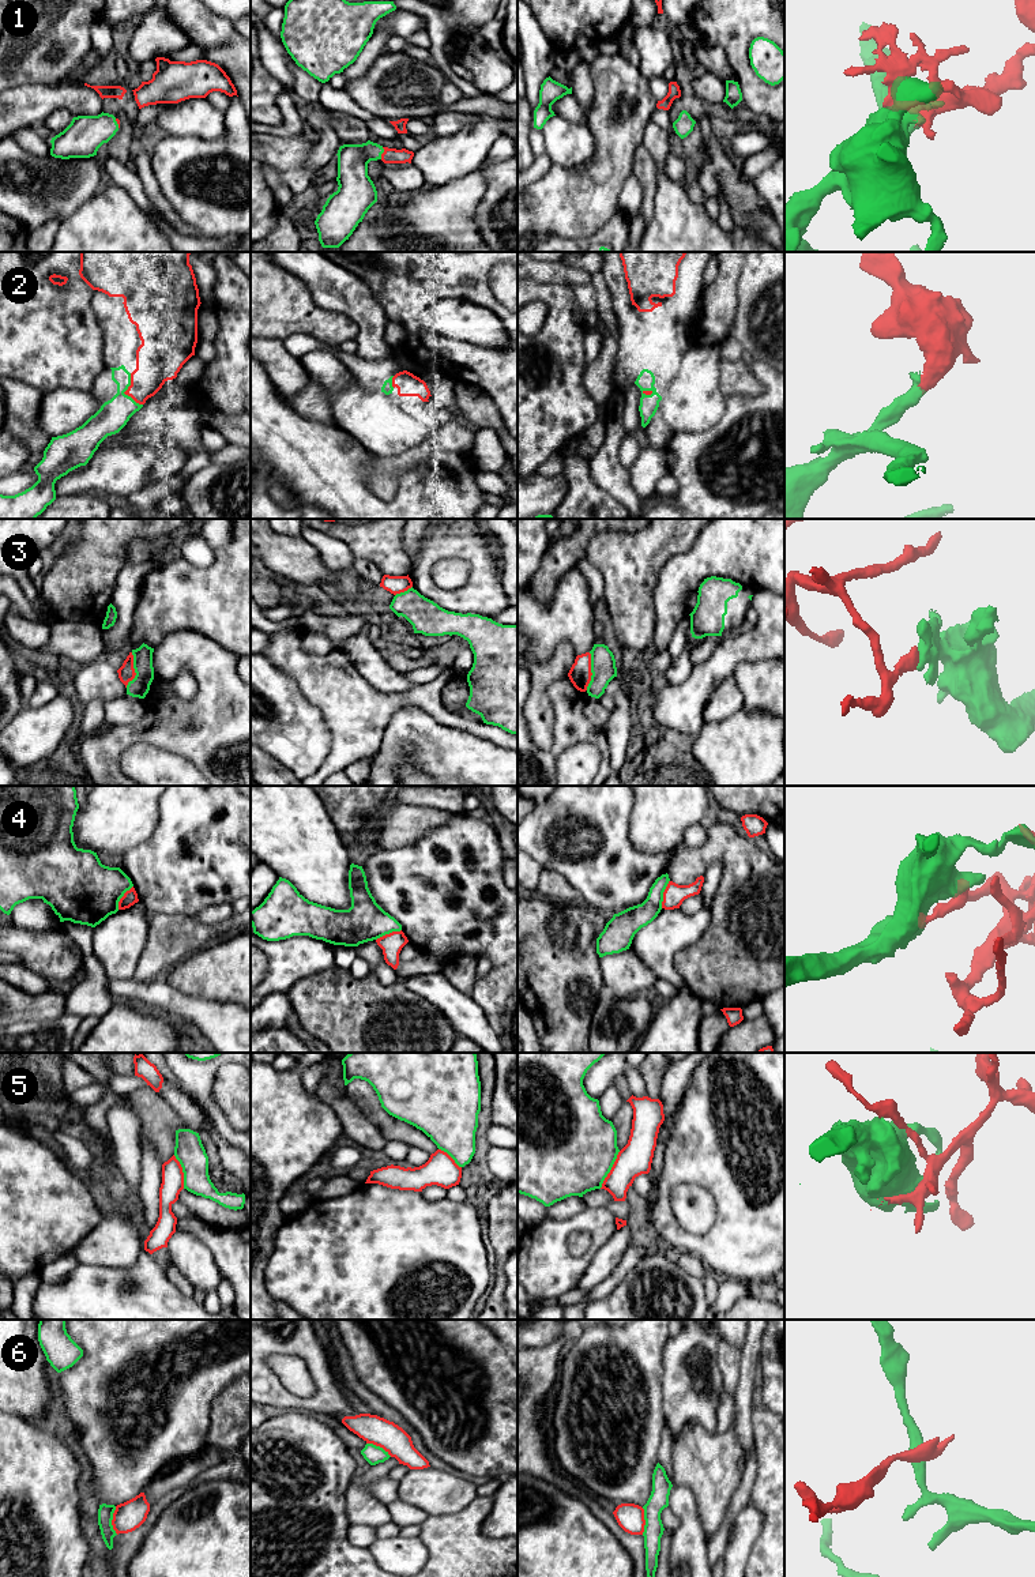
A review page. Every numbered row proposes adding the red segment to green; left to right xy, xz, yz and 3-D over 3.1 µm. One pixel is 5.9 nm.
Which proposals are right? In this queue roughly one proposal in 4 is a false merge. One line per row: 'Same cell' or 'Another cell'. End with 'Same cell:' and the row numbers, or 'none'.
1: Same cell
2: Same cell
3: Another cell
4: Another cell
5: Same cell
6: Another cell
Same cell: 1, 2, 5

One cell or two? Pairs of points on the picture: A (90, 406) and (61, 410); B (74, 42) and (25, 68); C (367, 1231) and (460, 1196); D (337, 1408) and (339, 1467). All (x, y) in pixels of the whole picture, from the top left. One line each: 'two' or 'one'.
A: one
B: one
C: two
D: two

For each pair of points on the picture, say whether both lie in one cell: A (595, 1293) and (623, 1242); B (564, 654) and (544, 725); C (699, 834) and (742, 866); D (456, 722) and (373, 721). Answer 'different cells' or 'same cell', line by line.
A: different cells
B: same cell
C: different cells
D: same cell

